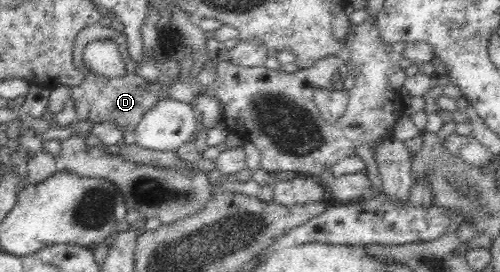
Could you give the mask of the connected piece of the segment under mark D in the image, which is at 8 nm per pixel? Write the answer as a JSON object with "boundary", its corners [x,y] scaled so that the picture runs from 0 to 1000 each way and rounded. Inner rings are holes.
{"boundary":[[[182,88],[172,103],[166,103],[162,118],[156,121],[148,158],[148,235],[150,246],[158,250],[168,276],[166,298],[152,316],[134,320],[134,316],[114,316],[100,331],[100,379],[98,393],[94,393],[94,408],[100,415],[114,419],[128,401],[128,390],[144,368],[150,375],[150,390],[154,390],[154,430],[158,441],[174,441],[186,452],[198,449],[226,449],[236,452],[246,463],[250,489],[254,482],[266,485],[274,452],[282,445],[286,423],[304,401],[316,371],[326,357],[326,324],[334,327],[334,316],[324,320],[318,309],[302,305],[290,298],[290,290],[282,287],[278,276],[270,272],[276,250],[276,228],[262,221],[262,206],[258,206],[258,191],[254,191],[254,140],[248,118],[238,121],[238,114],[230,110],[224,96],[214,99],[198,88]],[[196,143],[222,143],[234,158],[234,176],[238,176],[238,199],[248,217],[250,268],[246,276],[234,276],[234,283],[210,283],[194,276],[186,268],[168,228],[166,199],[170,169],[182,151],[190,151]]]}

